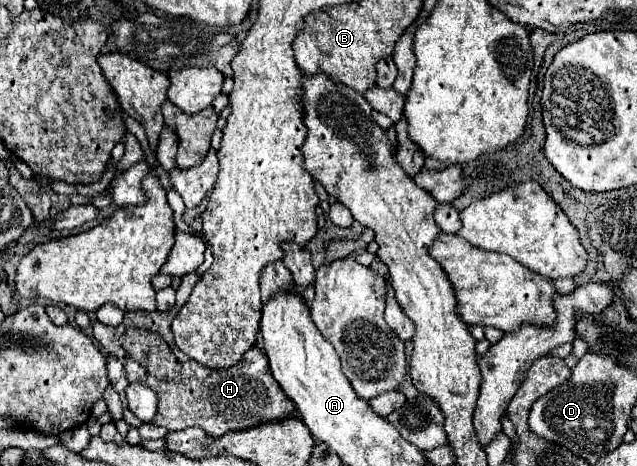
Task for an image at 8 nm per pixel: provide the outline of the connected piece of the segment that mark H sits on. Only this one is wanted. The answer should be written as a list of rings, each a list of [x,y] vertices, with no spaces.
[[[190,273],[182,277],[182,285],[176,291],[176,305],[168,313],[146,313],[146,311],[126,311],[124,321],[118,327],[108,327],[94,323],[96,341],[116,357],[124,369],[130,383],[142,381],[158,395],[158,411],[152,419],[154,425],[162,425],[168,431],[182,431],[186,427],[200,427],[210,437],[222,437],[228,431],[256,427],[268,421],[280,421],[284,417],[296,415],[294,403],[284,395],[280,385],[274,381],[266,355],[252,347],[236,367],[230,369],[208,369],[194,359],[186,357],[174,343],[170,323],[188,301],[192,287],[198,283],[200,275]]]

